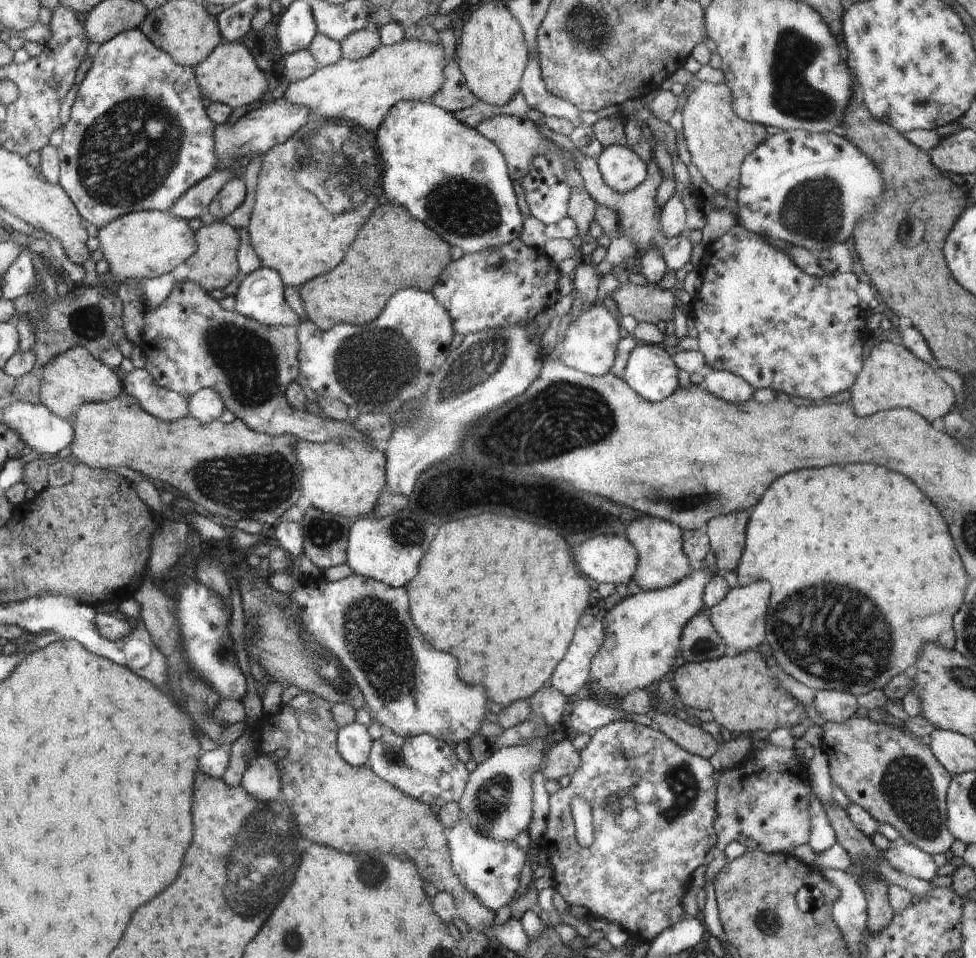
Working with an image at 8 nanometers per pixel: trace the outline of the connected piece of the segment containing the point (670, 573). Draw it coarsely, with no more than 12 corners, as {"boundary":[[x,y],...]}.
{"boundary":[[658,517],[633,521],[634,582],[665,589],[695,567],[683,530]]}

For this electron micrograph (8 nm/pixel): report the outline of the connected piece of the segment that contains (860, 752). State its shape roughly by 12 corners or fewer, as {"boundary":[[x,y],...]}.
{"boundary":[[825,721],[831,781],[901,842],[949,852],[952,775],[917,737]]}

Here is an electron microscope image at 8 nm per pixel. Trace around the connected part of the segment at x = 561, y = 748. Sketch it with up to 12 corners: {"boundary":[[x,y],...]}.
{"boundary":[[571,741],[549,743],[543,775],[572,776],[581,763]]}

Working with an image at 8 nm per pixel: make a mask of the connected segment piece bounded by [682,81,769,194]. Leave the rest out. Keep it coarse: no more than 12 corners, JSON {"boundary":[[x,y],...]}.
{"boundary":[[724,83],[682,108],[691,162],[715,190],[739,187],[742,161],[769,135],[742,120]]}

